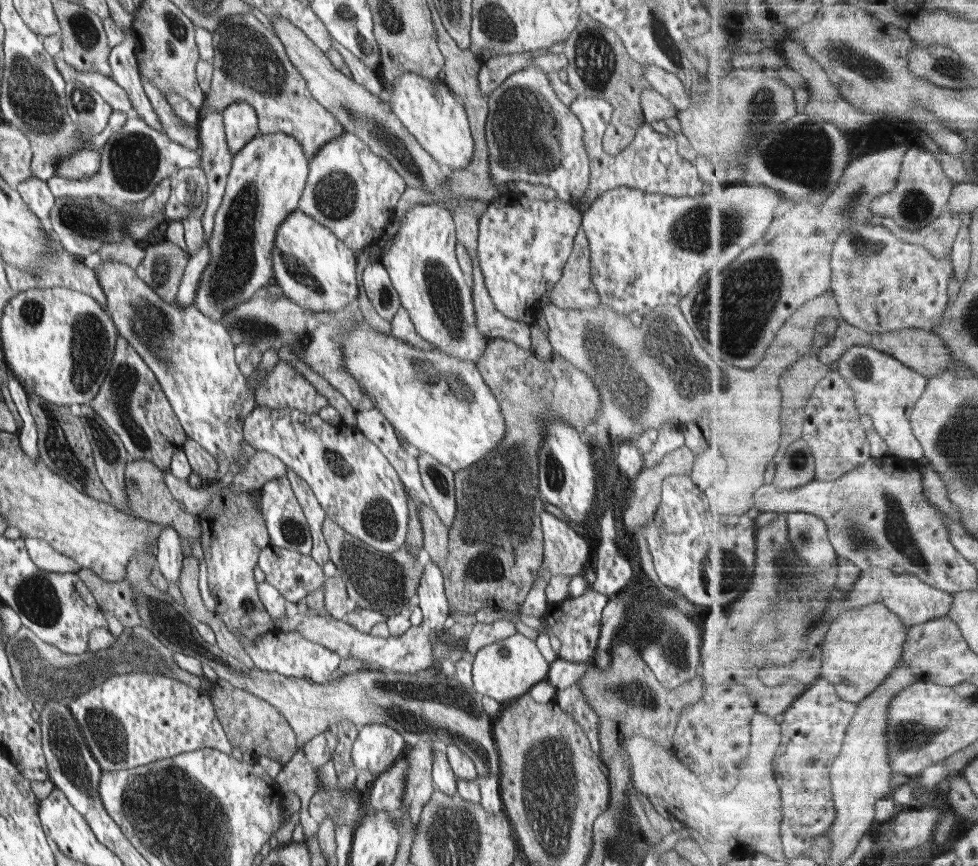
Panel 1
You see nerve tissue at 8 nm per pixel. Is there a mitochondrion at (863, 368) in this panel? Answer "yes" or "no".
yes

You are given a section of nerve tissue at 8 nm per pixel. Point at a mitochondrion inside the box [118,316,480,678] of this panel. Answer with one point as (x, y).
(380, 584)

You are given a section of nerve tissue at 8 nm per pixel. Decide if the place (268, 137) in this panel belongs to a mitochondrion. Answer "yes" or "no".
no

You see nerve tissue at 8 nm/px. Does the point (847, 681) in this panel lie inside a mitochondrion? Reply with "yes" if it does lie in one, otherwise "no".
yes

